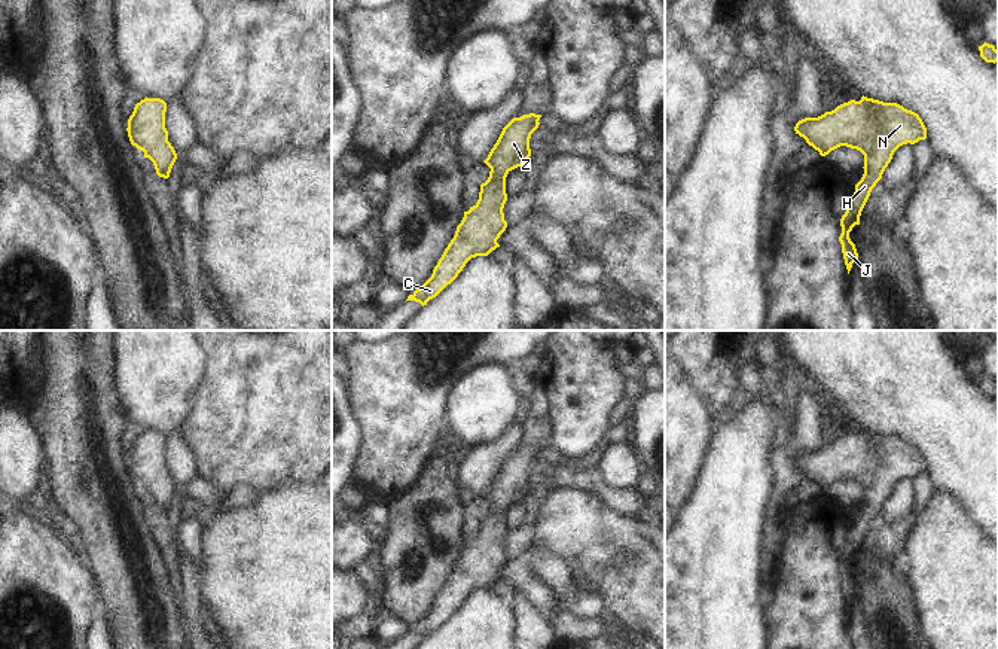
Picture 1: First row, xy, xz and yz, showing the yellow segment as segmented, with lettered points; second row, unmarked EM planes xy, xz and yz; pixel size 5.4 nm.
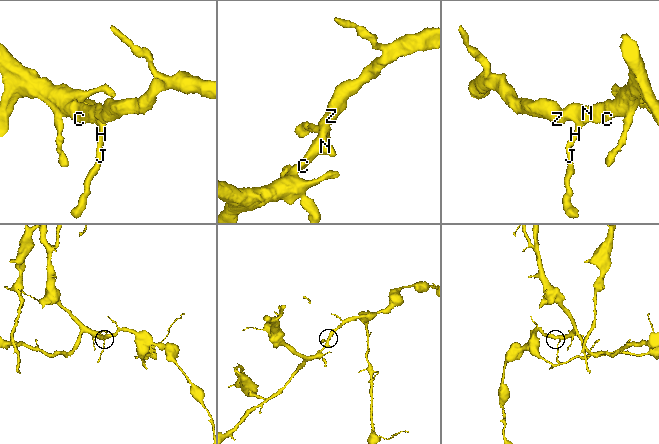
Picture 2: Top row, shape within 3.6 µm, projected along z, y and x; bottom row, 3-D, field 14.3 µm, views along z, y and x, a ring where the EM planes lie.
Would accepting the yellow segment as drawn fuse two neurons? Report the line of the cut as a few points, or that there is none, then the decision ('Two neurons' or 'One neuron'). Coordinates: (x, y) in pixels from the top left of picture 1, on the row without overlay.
No split. One neuron.

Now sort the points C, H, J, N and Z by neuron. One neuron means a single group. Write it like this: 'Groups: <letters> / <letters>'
Groups: C H J N Z

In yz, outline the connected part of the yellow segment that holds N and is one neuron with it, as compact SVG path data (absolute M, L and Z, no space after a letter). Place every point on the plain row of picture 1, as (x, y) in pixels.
M863 429L860 435L851 433L818 451L799 454L794 464L821 490L840 479L857 482L864 488L864 508L855 518L855 525L840 552L839 575L849 607L852 597L858 594L849 566L860 558L872 522L882 512L894 485L903 478L925 473L927 461L918 447L897 436L883 436Z

